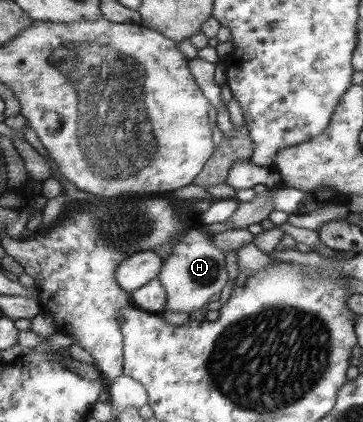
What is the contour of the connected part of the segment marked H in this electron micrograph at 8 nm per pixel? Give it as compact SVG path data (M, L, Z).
M199 226L189 227L173 245L170 255L162 260L162 269L157 278L165 293L164 311L190 315L209 299L209 295L217 293L225 285L227 273L225 273L223 251Z

